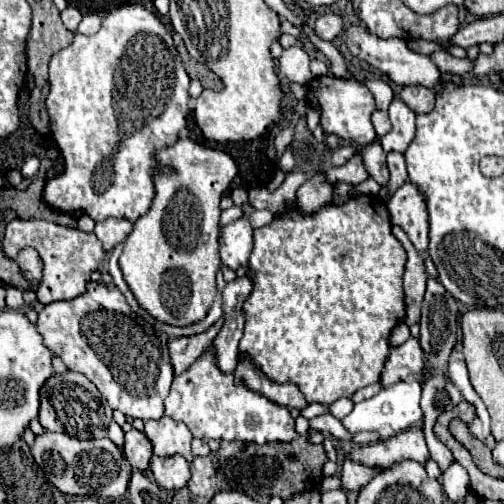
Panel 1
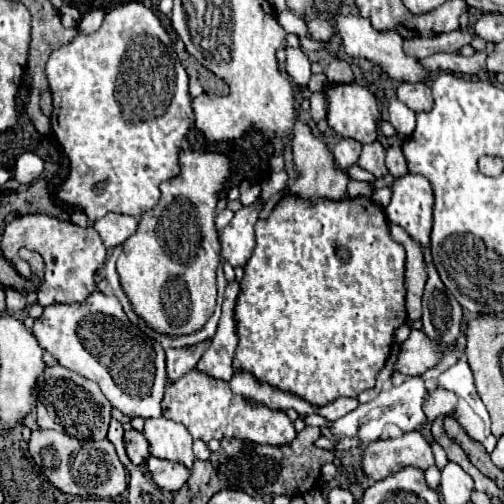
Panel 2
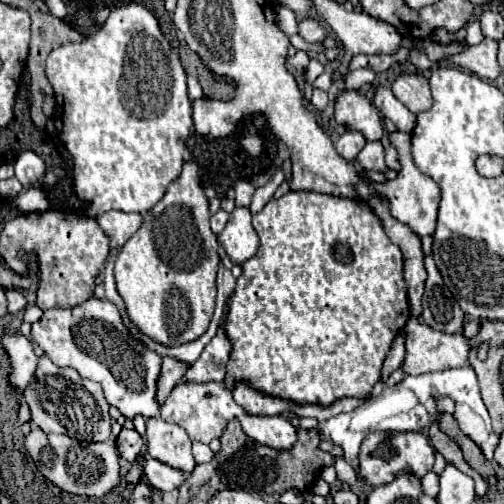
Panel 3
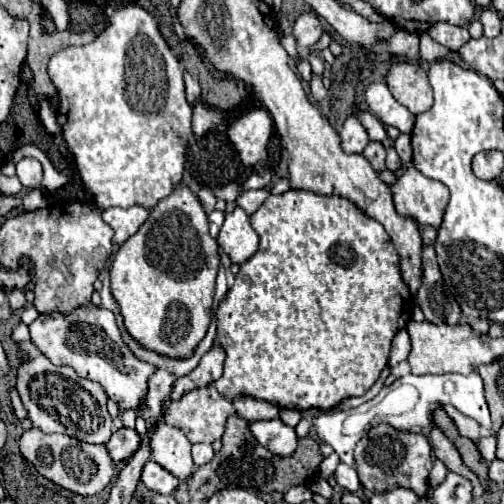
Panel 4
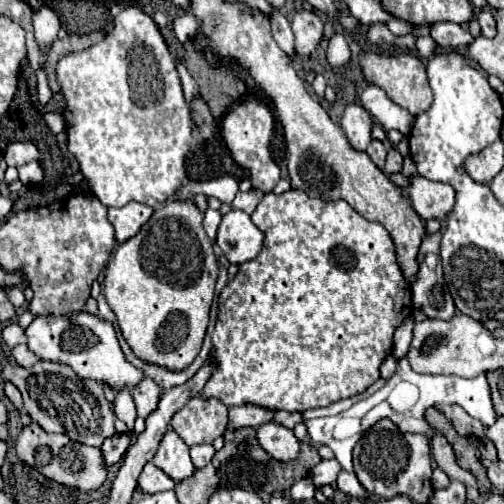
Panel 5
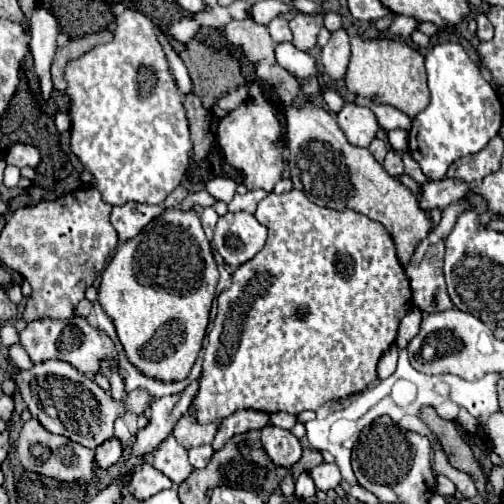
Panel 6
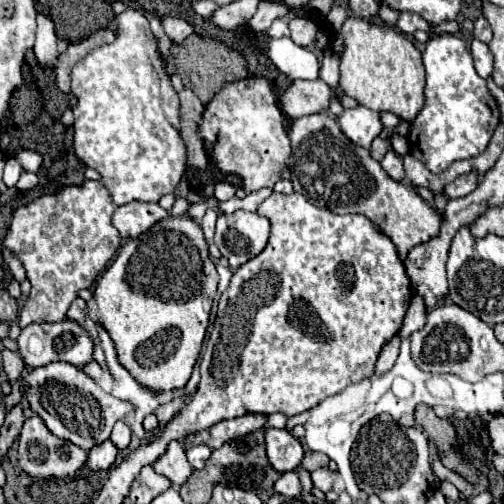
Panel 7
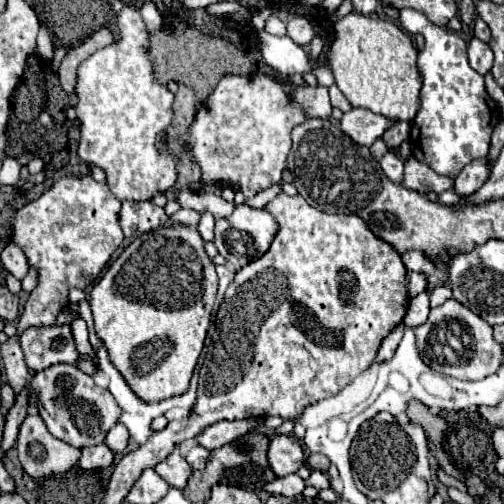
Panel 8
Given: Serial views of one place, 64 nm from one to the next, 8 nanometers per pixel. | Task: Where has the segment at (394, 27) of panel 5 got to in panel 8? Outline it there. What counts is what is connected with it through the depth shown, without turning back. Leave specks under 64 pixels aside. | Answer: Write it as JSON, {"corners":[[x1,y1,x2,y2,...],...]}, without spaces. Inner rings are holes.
{"corners":[[408,8,400,10,400,24,406,32,422,34,426,40,418,58,422,76,420,110,410,124,412,156,428,164,436,174,455,179,470,160,488,154,492,130,502,118,500,106,488,96,484,76,468,64,466,42,456,32,436,26,422,12]]}

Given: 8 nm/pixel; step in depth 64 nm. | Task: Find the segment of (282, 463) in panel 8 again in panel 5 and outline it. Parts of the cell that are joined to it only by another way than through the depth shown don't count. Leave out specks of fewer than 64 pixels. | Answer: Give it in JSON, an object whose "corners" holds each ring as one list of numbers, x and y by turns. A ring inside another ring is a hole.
{"corners":[[268,422,258,428,258,442,274,460,280,462,296,460,300,454,300,442,294,432,276,422]]}

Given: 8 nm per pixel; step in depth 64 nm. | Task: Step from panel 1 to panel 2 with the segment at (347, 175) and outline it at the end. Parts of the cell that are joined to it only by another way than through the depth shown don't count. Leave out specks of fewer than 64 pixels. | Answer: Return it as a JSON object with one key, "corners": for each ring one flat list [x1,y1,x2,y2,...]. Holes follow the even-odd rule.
{"corners":[[354,164,352,168,348,168,348,174,350,174,350,178,352,180,366,180,366,182,376,182,376,176,374,174,370,174,370,172,366,172,364,168,360,168,358,164]]}

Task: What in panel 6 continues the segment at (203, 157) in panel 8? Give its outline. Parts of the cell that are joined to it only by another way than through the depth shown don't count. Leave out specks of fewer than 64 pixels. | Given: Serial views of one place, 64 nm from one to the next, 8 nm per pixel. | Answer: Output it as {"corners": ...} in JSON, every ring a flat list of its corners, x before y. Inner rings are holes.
{"corners":[[252,82,226,92,218,98,214,108,210,110,210,116,222,156,232,168,242,172,244,186,248,190,262,188,266,192,272,192,284,170,284,142,278,110,266,100,262,86,258,82]]}

